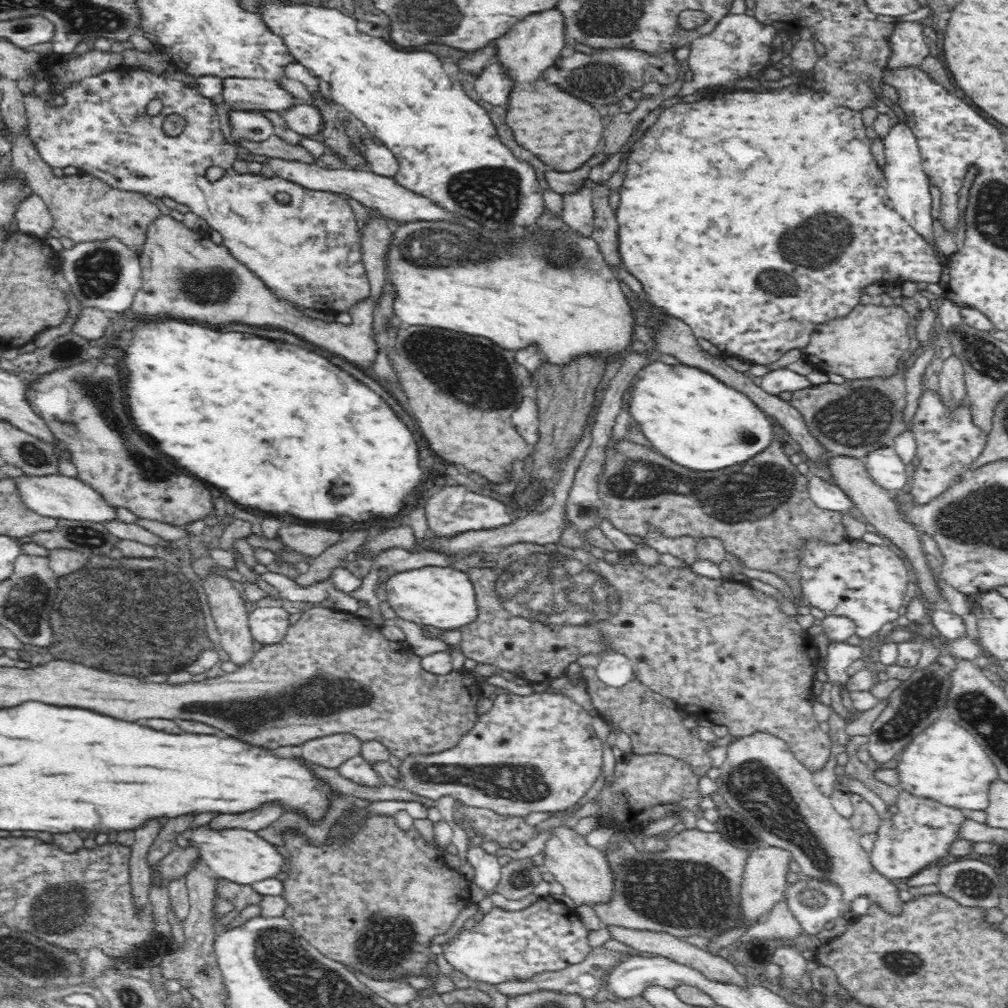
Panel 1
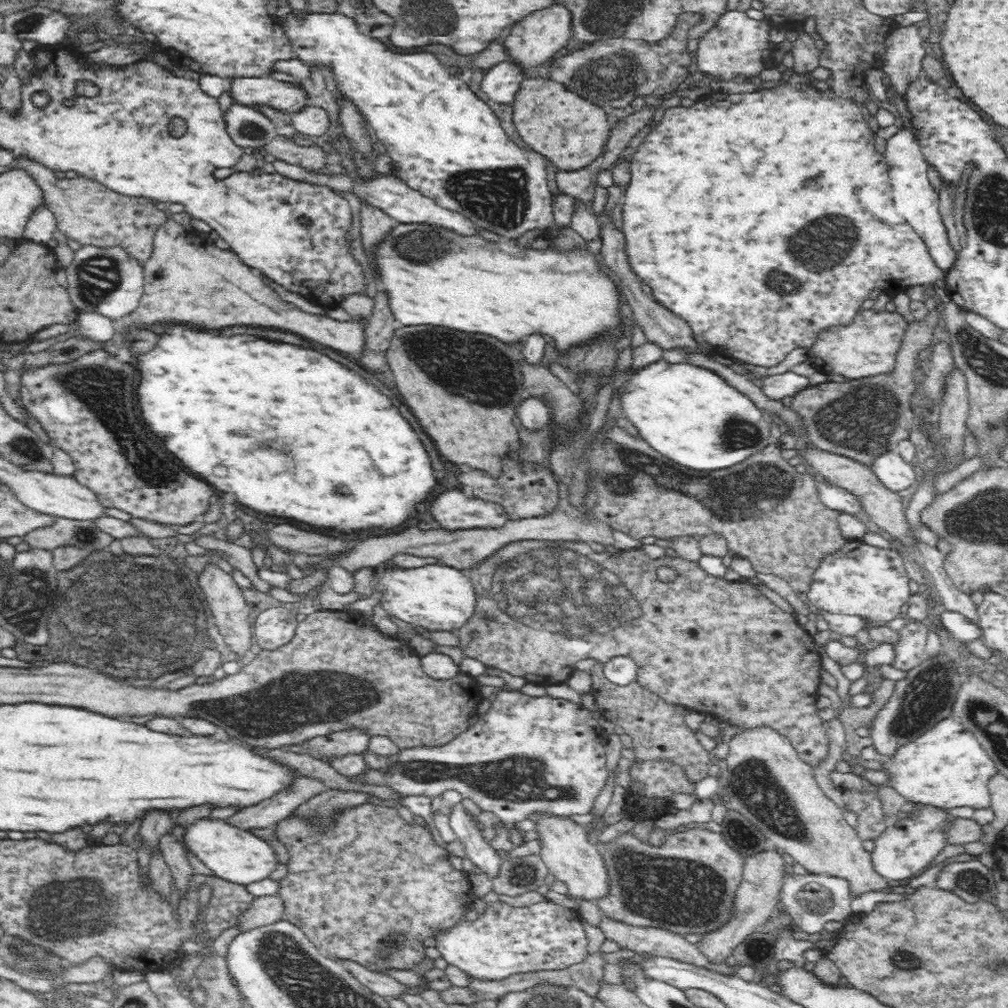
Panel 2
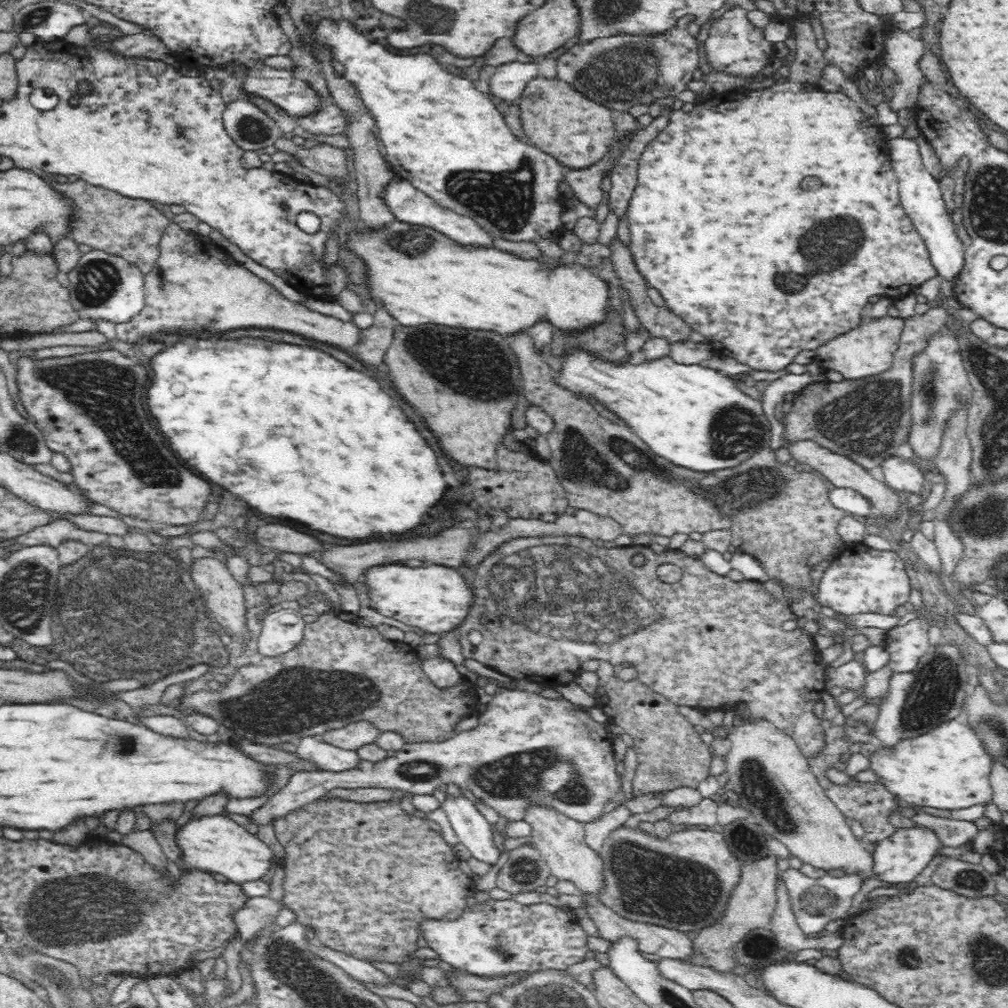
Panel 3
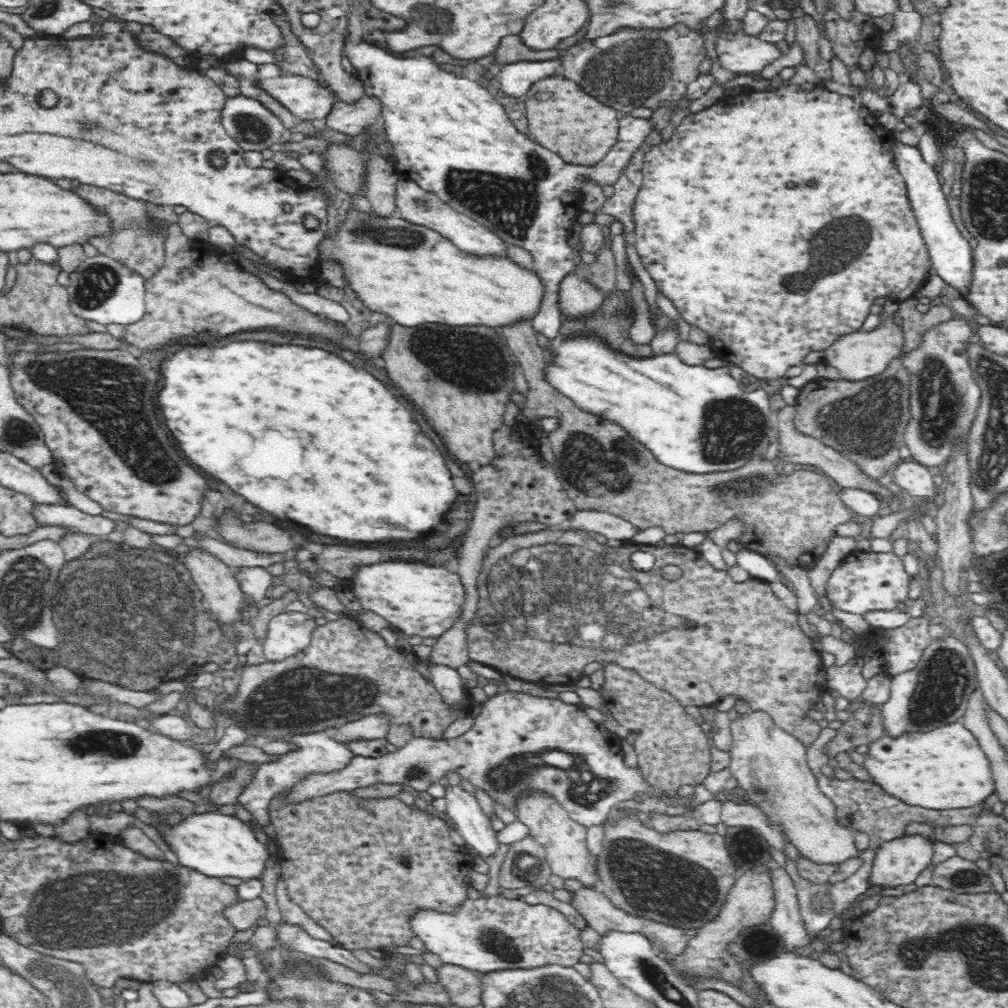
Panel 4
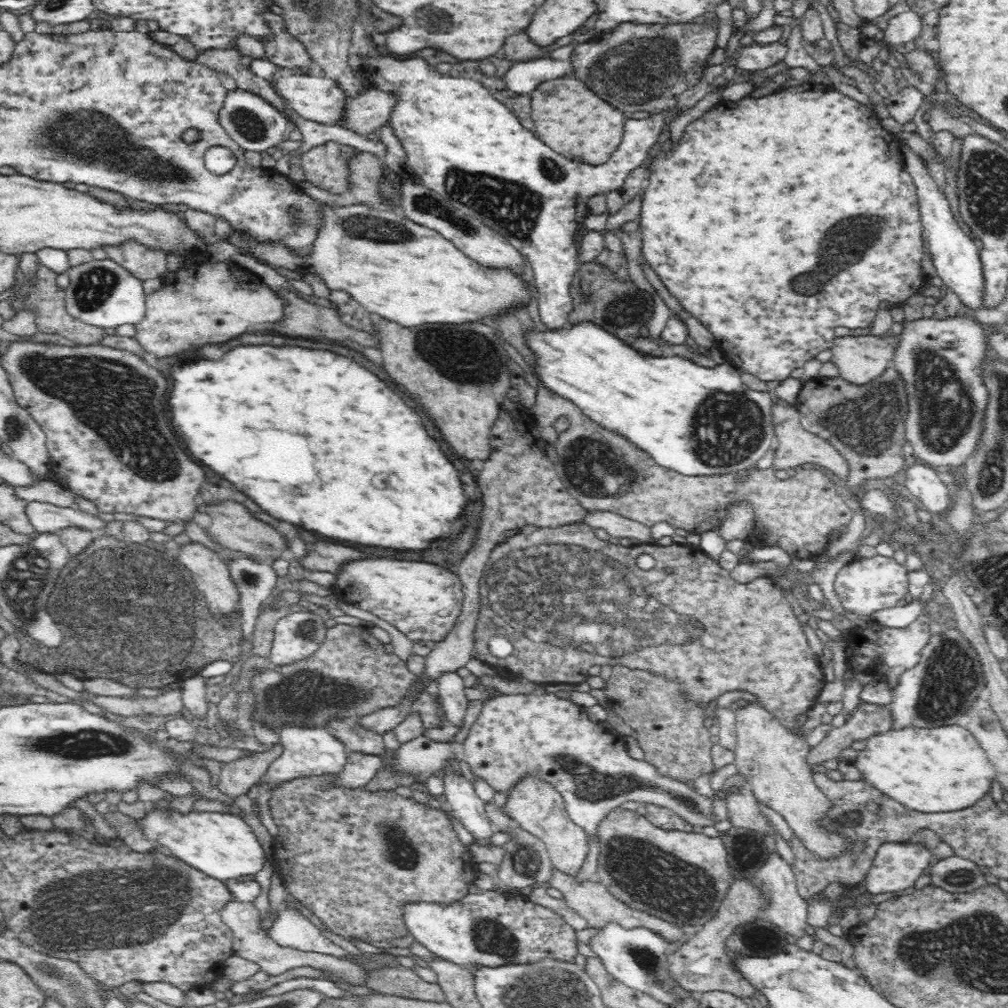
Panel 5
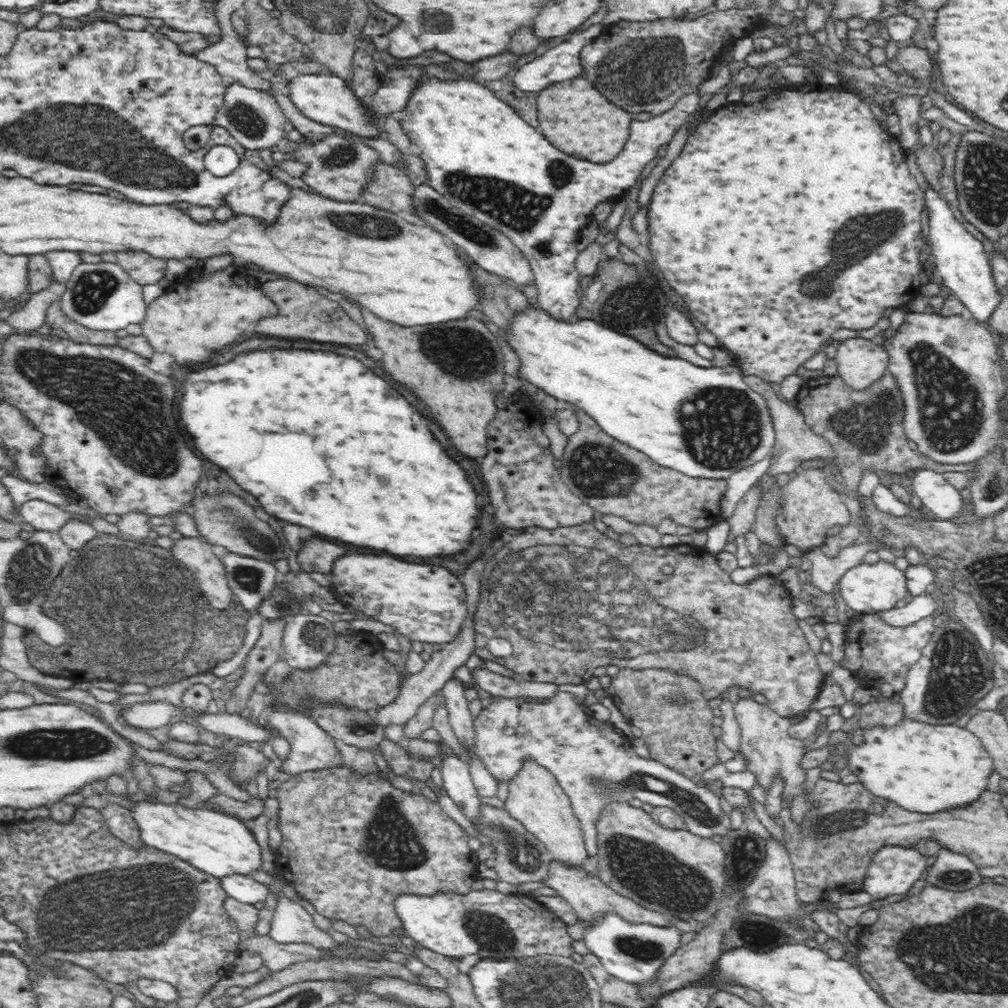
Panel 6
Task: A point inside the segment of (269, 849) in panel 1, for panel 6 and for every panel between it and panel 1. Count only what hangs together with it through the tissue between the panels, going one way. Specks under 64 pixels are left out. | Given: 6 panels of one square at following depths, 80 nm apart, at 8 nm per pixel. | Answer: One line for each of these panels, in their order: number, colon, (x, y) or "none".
2: (240, 857)
3: (217, 845)
4: (218, 845)
5: (222, 845)
6: (220, 845)

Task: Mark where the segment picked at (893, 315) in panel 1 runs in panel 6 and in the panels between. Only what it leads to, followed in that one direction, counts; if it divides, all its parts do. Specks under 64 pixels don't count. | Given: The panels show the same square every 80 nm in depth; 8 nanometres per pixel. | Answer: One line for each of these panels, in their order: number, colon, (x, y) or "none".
2: (868, 345)
3: (866, 350)
4: (857, 355)
5: (861, 358)
6: (860, 362)

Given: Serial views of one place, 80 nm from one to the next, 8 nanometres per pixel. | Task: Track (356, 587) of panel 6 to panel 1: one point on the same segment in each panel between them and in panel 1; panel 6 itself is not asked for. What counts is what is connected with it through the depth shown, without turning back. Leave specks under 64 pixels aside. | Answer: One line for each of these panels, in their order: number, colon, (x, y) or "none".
1: (442, 597)
2: (435, 597)
3: (436, 599)
4: (425, 601)
5: (422, 601)

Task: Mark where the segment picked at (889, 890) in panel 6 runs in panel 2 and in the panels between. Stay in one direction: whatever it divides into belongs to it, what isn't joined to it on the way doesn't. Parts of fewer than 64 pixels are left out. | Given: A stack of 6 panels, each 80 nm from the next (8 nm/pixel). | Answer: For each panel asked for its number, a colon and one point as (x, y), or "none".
2: (904, 851)
3: (898, 858)
4: (899, 861)
5: (896, 866)

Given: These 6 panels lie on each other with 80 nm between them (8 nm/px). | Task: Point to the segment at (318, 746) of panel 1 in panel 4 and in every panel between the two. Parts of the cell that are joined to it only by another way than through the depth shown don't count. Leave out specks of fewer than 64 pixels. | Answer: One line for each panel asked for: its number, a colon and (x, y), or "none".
2: (338, 745)
3: (356, 735)
4: (370, 727)

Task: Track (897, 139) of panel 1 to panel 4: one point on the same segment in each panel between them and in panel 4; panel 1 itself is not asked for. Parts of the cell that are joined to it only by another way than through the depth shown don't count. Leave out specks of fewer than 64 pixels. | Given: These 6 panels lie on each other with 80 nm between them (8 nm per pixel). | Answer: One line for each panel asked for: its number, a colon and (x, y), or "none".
2: (915, 199)
3: (918, 192)
4: (950, 253)

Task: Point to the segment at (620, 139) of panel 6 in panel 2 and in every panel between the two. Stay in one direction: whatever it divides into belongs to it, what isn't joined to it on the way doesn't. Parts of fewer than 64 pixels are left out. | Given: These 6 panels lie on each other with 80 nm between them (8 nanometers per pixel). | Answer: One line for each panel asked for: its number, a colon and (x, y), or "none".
2: (575, 130)
3: (557, 120)
4: (568, 122)
5: (567, 117)

